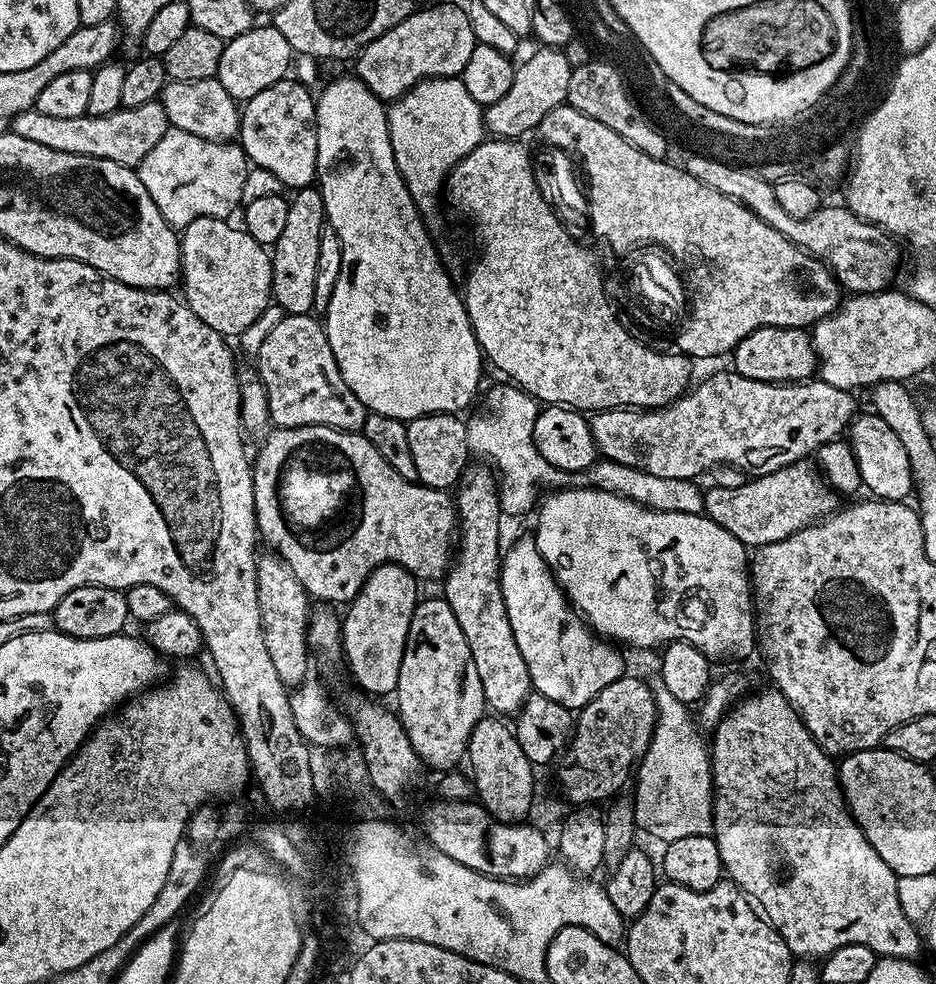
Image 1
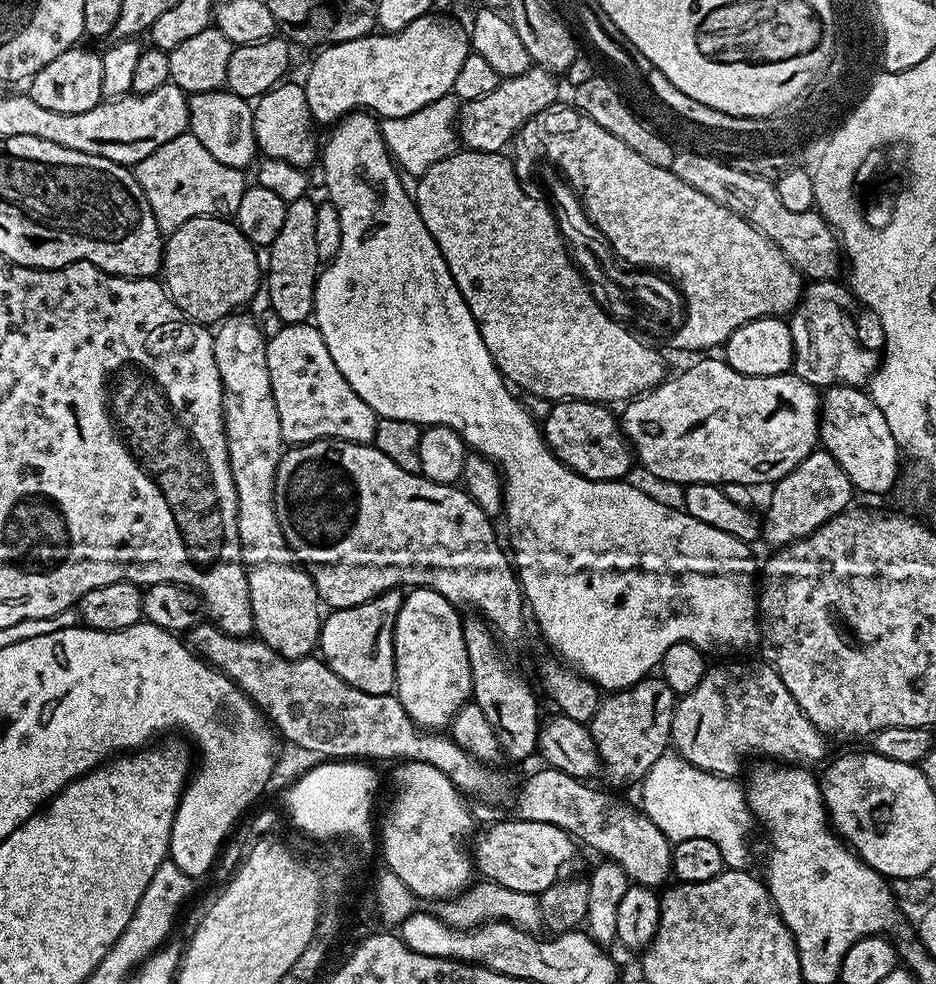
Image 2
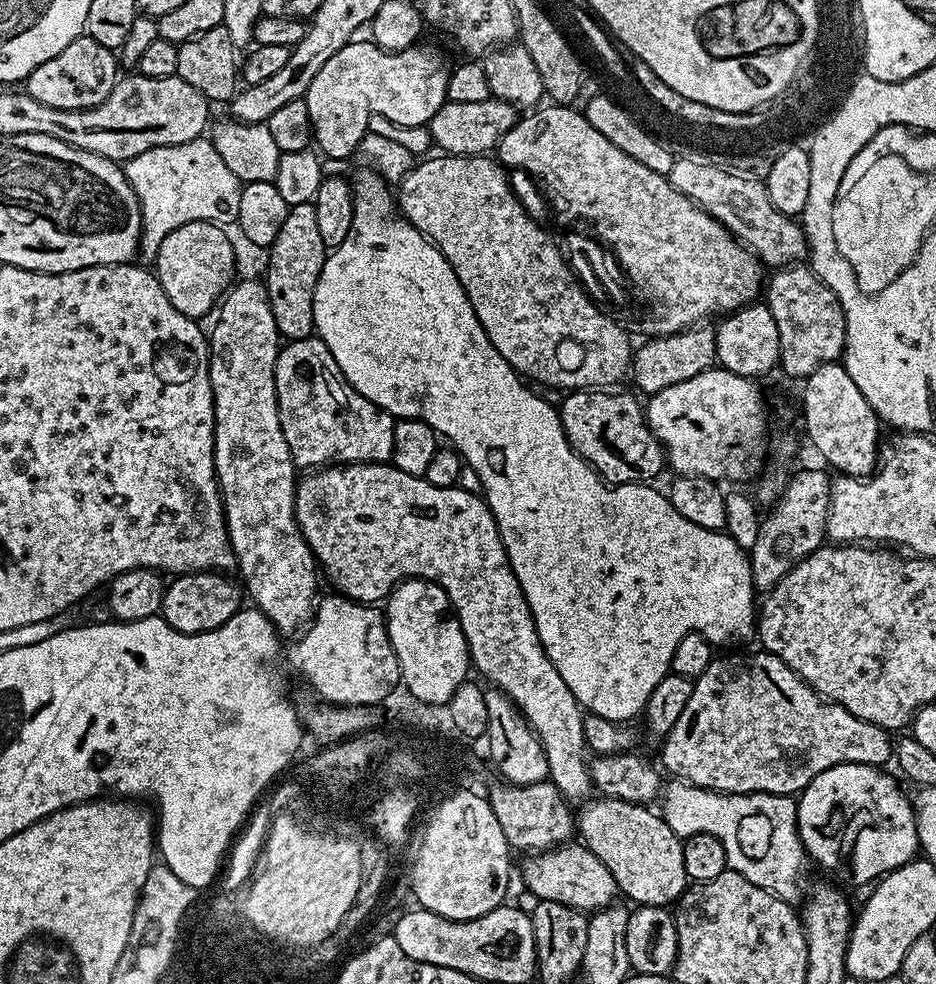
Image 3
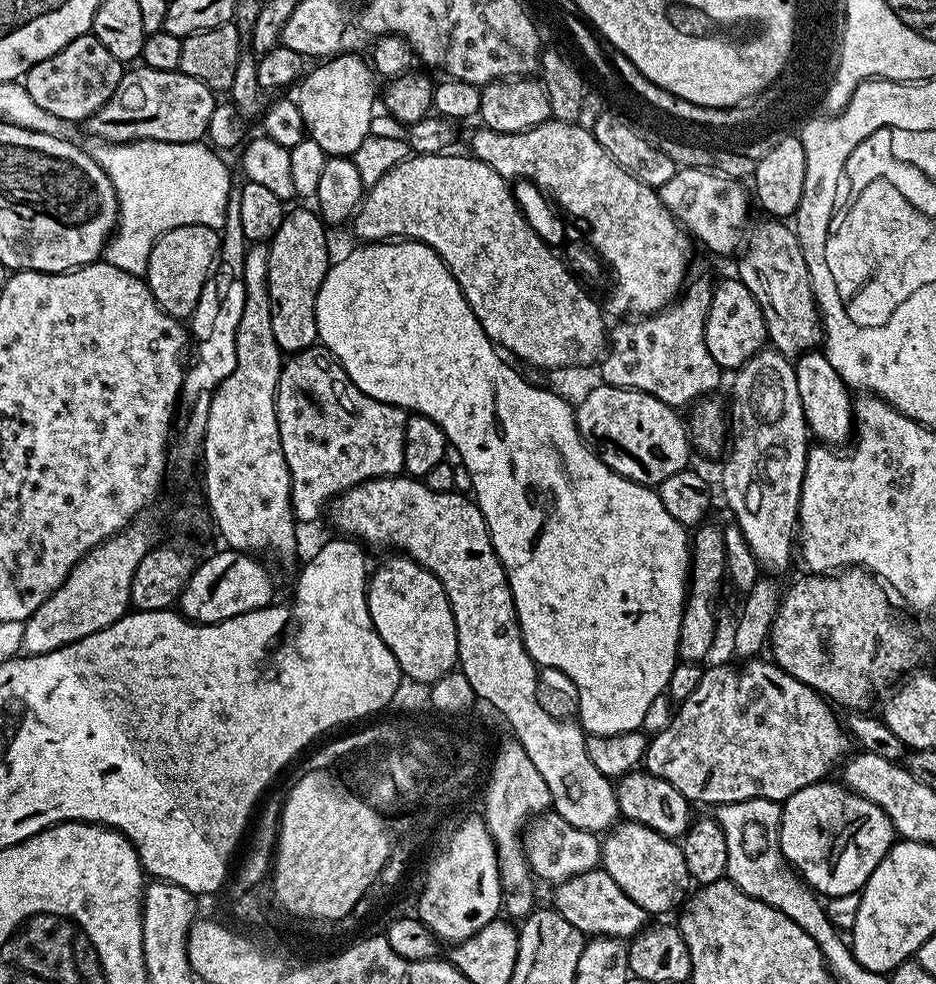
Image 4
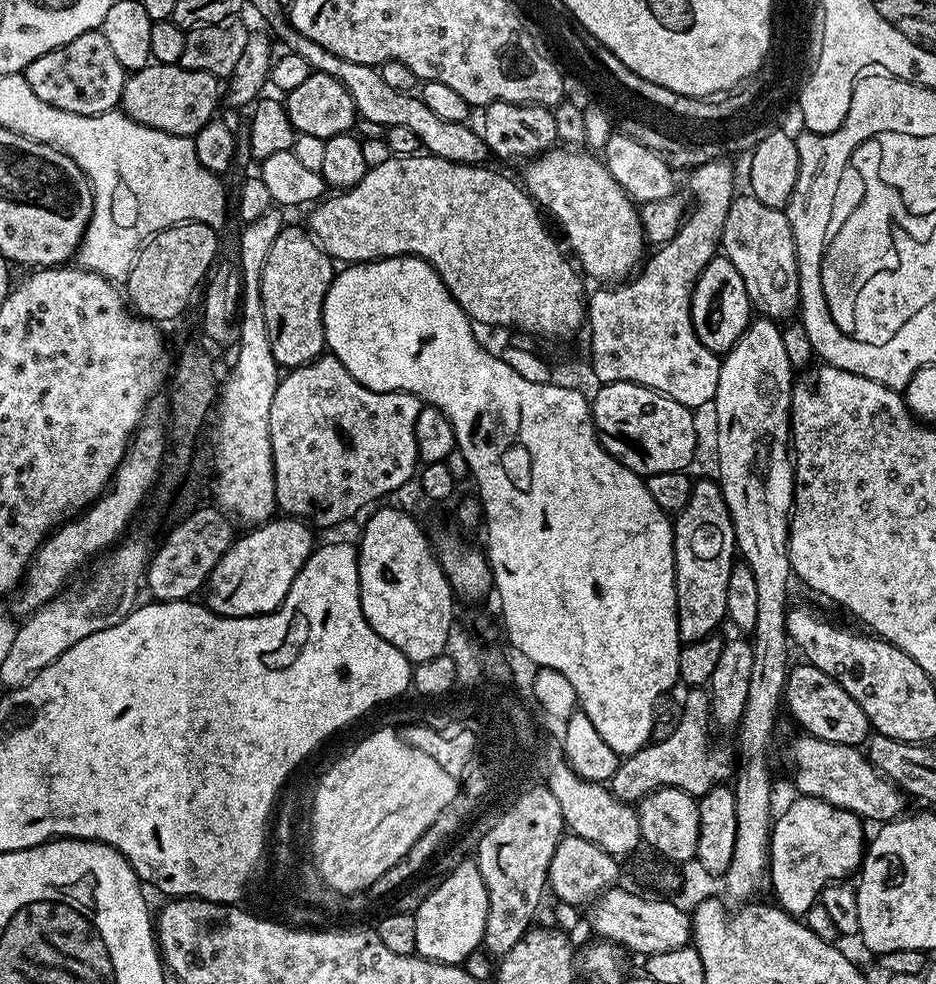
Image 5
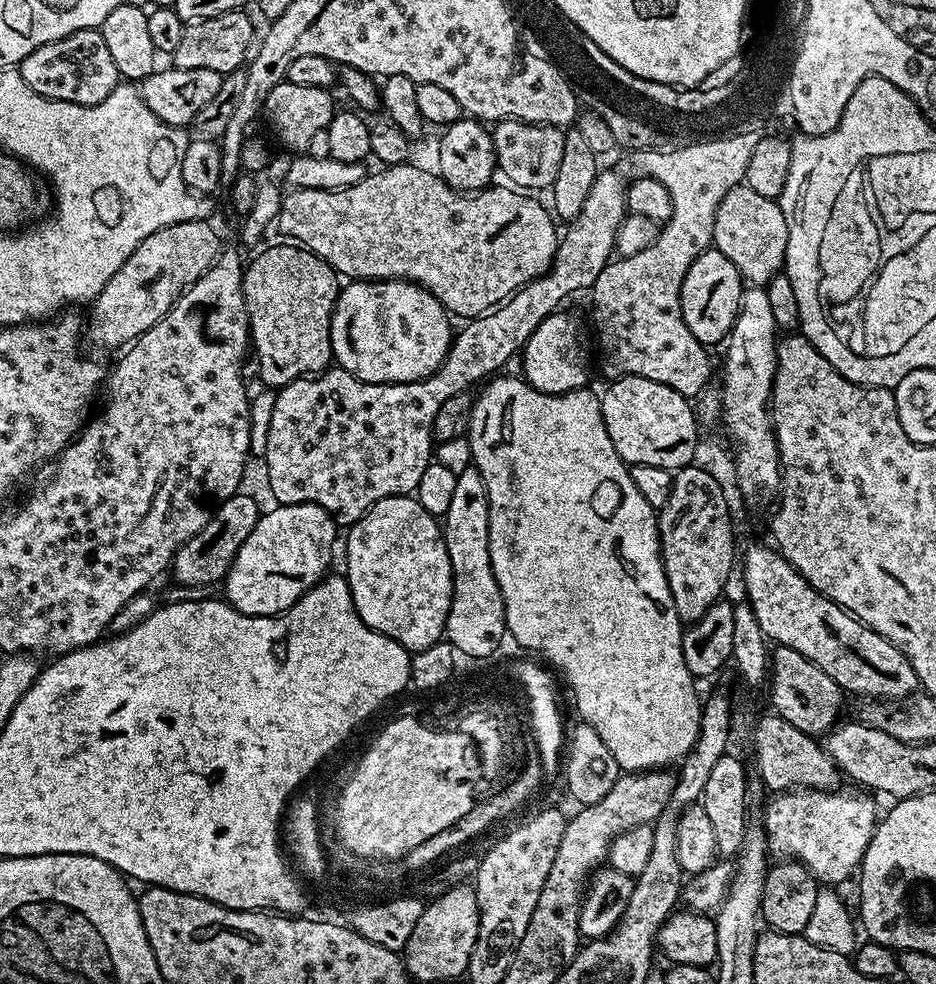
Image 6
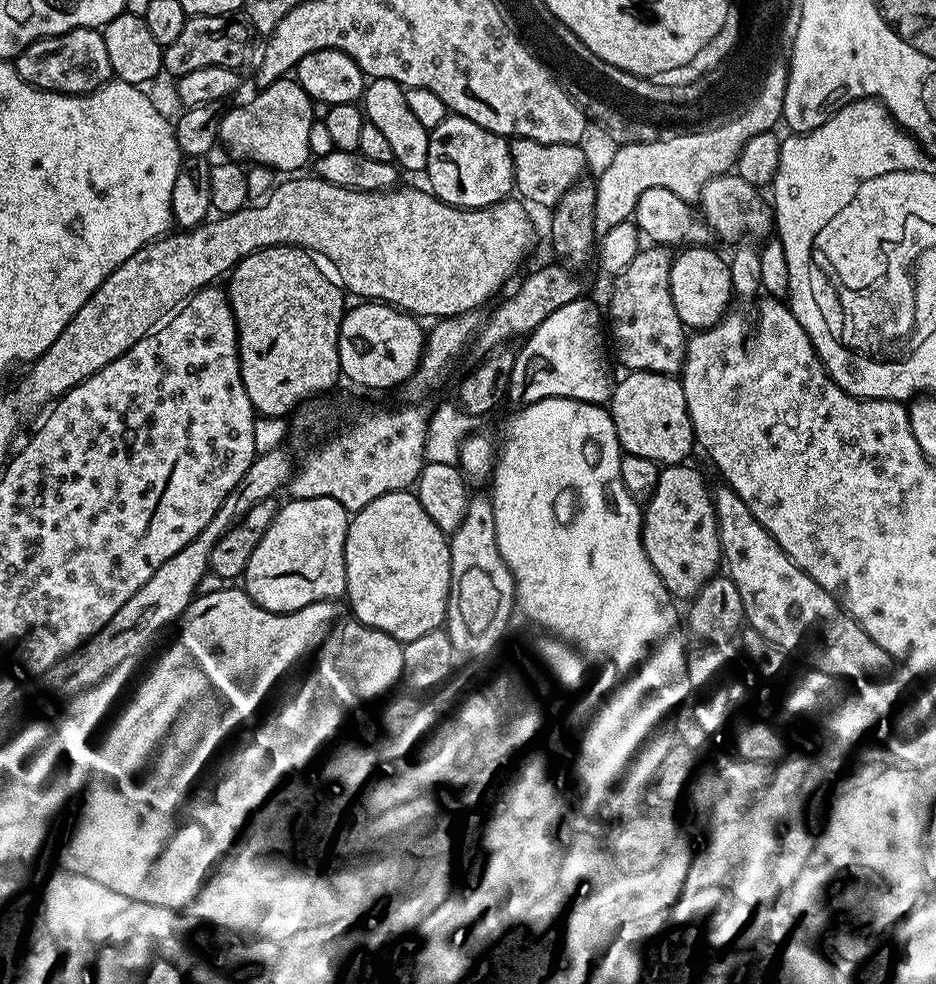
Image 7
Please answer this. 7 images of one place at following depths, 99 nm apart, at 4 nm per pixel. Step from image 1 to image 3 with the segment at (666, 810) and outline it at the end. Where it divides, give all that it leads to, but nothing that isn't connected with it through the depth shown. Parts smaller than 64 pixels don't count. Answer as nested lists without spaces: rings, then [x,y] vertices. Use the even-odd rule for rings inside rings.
[[[679,778],[668,783],[662,788],[662,817],[674,834],[681,838],[714,834],[726,850],[731,871],[742,874],[746,882],[754,882],[754,886],[783,900],[796,902],[801,899],[800,875],[806,865],[806,853],[796,825],[796,800],[792,796],[771,796],[768,792],[715,792],[685,784]]]

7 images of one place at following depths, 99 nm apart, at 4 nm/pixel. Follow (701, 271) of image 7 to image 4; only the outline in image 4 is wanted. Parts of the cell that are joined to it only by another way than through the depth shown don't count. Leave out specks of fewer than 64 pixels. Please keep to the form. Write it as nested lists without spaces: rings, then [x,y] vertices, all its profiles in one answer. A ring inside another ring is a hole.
[[[738,278],[724,280],[721,284],[719,281],[715,285],[709,316],[706,318],[705,340],[711,357],[722,370],[737,370],[766,348],[766,318],[762,318],[762,310],[758,302],[754,302],[754,294],[750,294],[750,290],[746,290],[746,286]]]

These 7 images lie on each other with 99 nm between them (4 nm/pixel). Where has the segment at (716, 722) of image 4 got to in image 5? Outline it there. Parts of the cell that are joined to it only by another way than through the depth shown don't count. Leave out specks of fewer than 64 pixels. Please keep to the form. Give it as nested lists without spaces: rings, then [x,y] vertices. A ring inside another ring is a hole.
[[[696,686],[684,696],[684,709],[665,740],[657,739],[640,748],[633,756],[621,759],[610,782],[612,795],[625,804],[635,805],[644,796],[659,788],[677,788],[697,798],[705,796],[717,784],[731,781],[734,776],[734,756],[724,748],[712,748],[709,715],[709,693]]]

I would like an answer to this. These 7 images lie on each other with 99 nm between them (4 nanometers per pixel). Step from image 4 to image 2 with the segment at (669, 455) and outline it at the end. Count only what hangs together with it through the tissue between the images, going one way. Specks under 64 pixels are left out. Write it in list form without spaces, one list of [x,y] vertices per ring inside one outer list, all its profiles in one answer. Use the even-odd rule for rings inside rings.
[[[561,400],[559,402],[553,403],[552,409],[549,412],[549,416],[542,420],[542,431],[544,434],[544,440],[548,444],[548,448],[552,453],[557,456],[564,465],[567,466],[570,470],[574,470],[578,475],[585,476],[591,480],[618,480],[623,481],[624,476],[628,471],[631,470],[632,466],[634,467],[634,453],[632,448],[628,443],[627,437],[624,436],[624,432],[621,428],[621,421],[618,419],[617,413],[613,411],[611,407],[595,404],[589,400]]]

